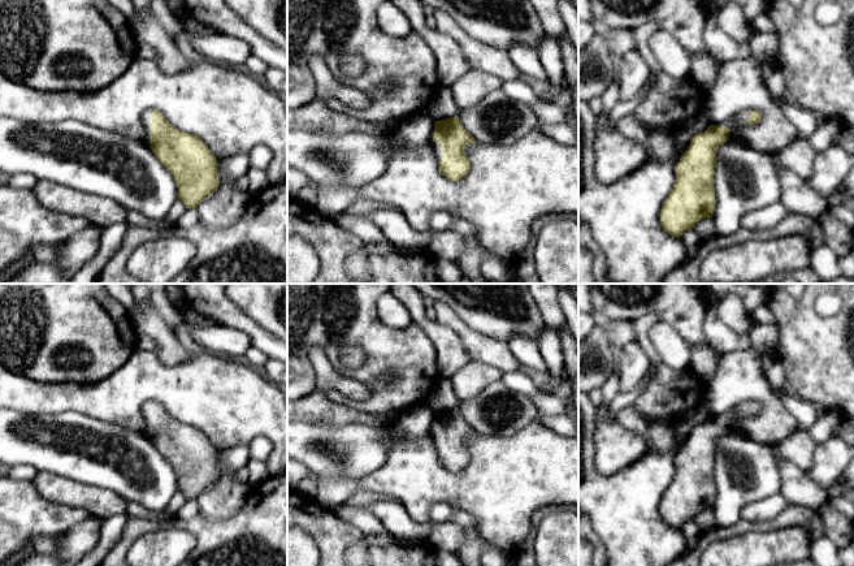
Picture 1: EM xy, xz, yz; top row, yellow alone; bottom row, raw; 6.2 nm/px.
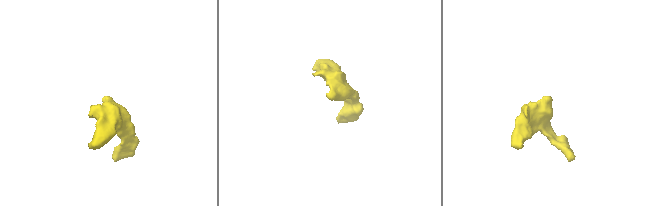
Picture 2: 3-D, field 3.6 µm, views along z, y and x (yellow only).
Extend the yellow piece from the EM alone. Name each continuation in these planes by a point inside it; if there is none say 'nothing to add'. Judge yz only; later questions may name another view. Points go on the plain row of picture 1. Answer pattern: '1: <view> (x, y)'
1: yz (736, 417)

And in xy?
1: xy (146, 409)

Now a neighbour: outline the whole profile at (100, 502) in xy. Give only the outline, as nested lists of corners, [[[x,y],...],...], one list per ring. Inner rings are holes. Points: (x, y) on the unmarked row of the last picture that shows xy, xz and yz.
[[[38,471],[32,483],[40,496],[55,504],[87,510],[92,517],[108,519],[126,514],[129,502],[116,492],[77,483],[69,478]]]

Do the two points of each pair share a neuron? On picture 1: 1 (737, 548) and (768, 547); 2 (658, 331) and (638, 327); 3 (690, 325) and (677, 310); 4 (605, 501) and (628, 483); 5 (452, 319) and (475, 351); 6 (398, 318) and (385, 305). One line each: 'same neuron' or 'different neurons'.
1: same neuron
2: different neurons
3: same neuron
4: same neuron
5: same neuron
6: same neuron

